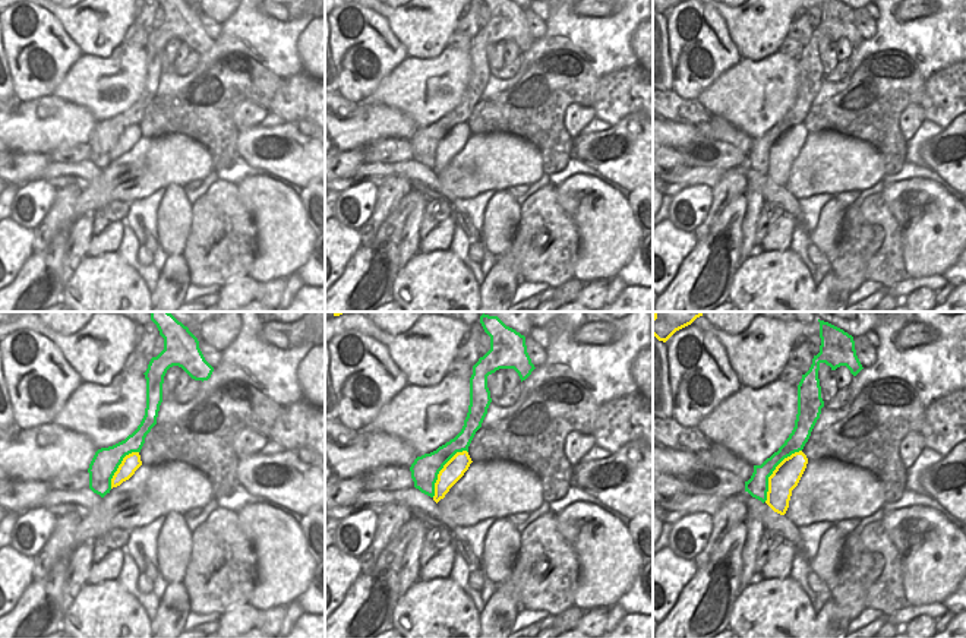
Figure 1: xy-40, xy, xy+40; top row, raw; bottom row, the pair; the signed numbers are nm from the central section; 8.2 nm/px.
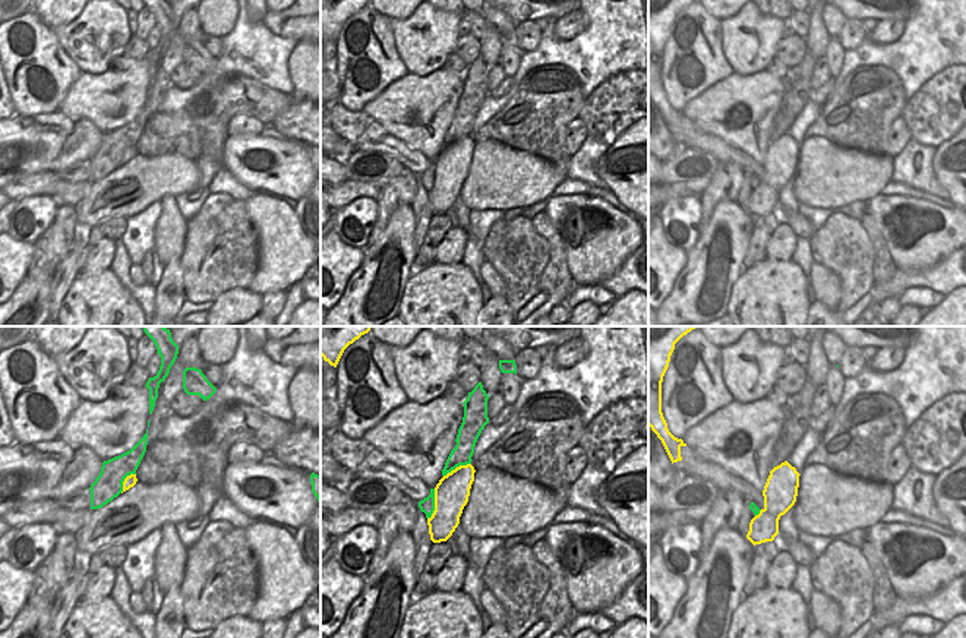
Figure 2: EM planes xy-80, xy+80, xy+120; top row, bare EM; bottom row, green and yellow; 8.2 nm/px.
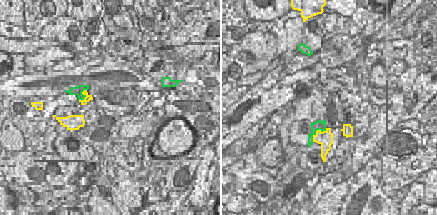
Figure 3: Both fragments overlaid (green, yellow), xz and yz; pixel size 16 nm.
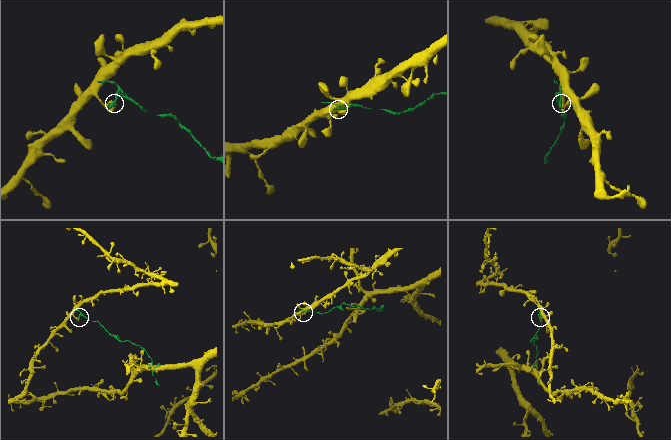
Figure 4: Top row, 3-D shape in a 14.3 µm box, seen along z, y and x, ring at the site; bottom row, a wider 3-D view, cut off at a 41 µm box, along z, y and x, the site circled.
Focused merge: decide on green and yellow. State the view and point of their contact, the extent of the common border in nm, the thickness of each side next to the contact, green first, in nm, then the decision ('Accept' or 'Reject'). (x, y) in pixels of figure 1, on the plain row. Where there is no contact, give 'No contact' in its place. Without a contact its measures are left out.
Touches green at xy+40 (773, 142). Shared border 550 nm. Thickness 190 nm (green) against 220 nm. Reject

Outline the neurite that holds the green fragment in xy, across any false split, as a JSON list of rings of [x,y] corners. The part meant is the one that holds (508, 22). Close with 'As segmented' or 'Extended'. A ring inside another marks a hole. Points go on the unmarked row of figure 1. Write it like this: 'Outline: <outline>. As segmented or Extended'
Outline: [[[483,0],[490,9],[490,22],[473,38],[470,50],[470,78],[461,104],[430,126],[417,129],[410,139],[414,160],[433,170],[435,155],[443,138],[457,126],[467,123],[492,75],[487,48],[499,41],[514,41],[521,54],[536,41],[527,25],[525,9],[512,0]]]. As segmented

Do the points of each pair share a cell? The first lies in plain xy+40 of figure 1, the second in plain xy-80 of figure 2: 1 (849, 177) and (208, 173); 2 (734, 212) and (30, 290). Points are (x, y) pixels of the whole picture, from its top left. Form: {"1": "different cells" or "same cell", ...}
{"1": "different cells", "2": "same cell"}

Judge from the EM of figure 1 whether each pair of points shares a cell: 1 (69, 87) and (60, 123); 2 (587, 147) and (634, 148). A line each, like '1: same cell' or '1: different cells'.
1: different cells
2: same cell

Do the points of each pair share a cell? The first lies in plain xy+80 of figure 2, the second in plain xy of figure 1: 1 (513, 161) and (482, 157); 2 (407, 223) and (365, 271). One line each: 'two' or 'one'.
1: one
2: one

